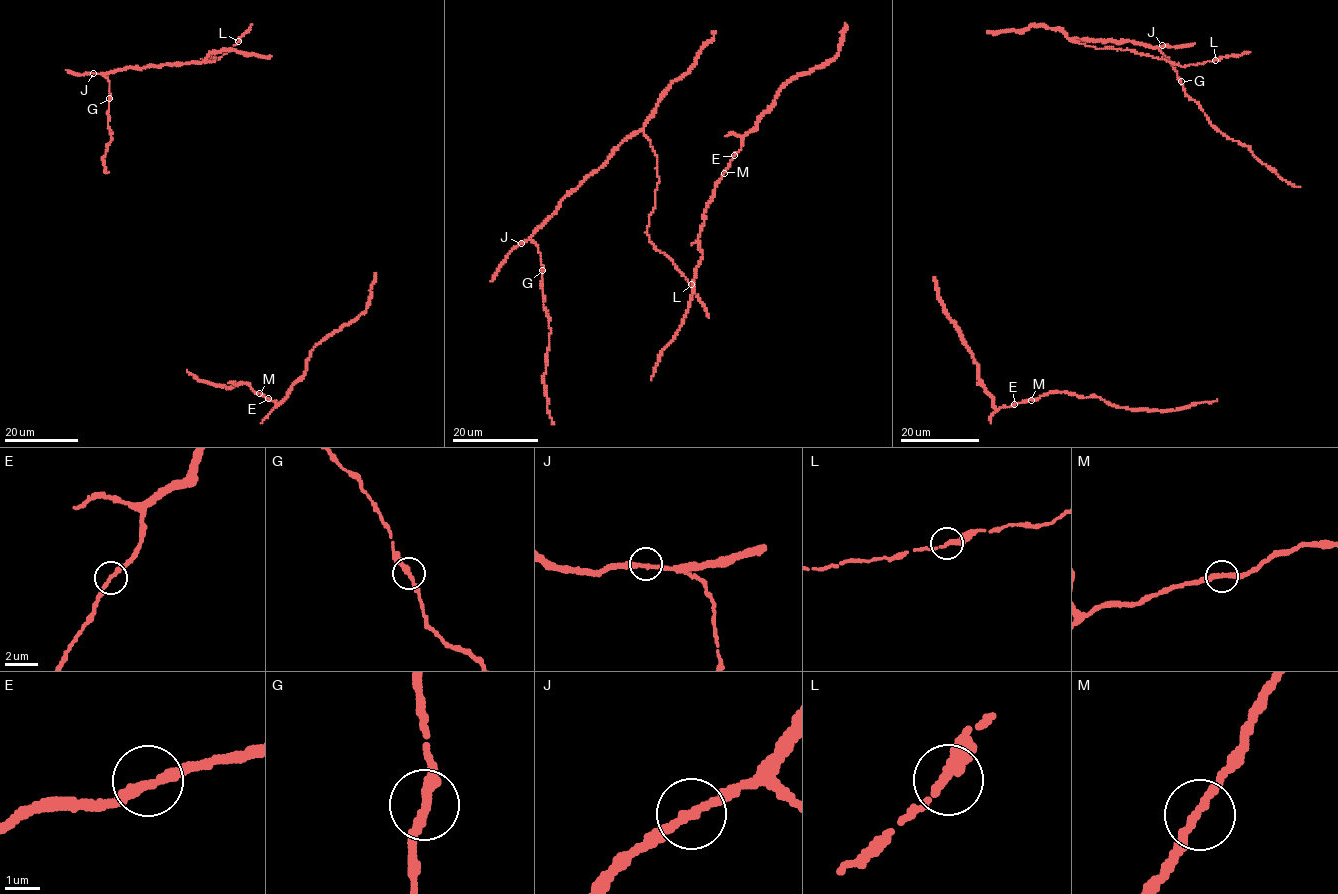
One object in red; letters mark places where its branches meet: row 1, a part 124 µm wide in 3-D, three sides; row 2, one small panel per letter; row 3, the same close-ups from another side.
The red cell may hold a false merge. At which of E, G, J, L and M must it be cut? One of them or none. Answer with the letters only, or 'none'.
none

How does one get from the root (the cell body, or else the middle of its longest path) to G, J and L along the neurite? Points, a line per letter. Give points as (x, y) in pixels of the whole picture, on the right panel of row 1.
G: (1295, 187), (1263, 165), (1246, 145), (1219, 132), (1200, 106), (1185, 93), (1180, 81)
J: (1295, 187), (1263, 165), (1246, 145), (1213, 126), (1185, 93), (1173, 66), (1158, 48), (1162, 45)
L: (1295, 187), (1213, 126), (1157, 48), (1070, 39), (1185, 67), (1215, 60)

